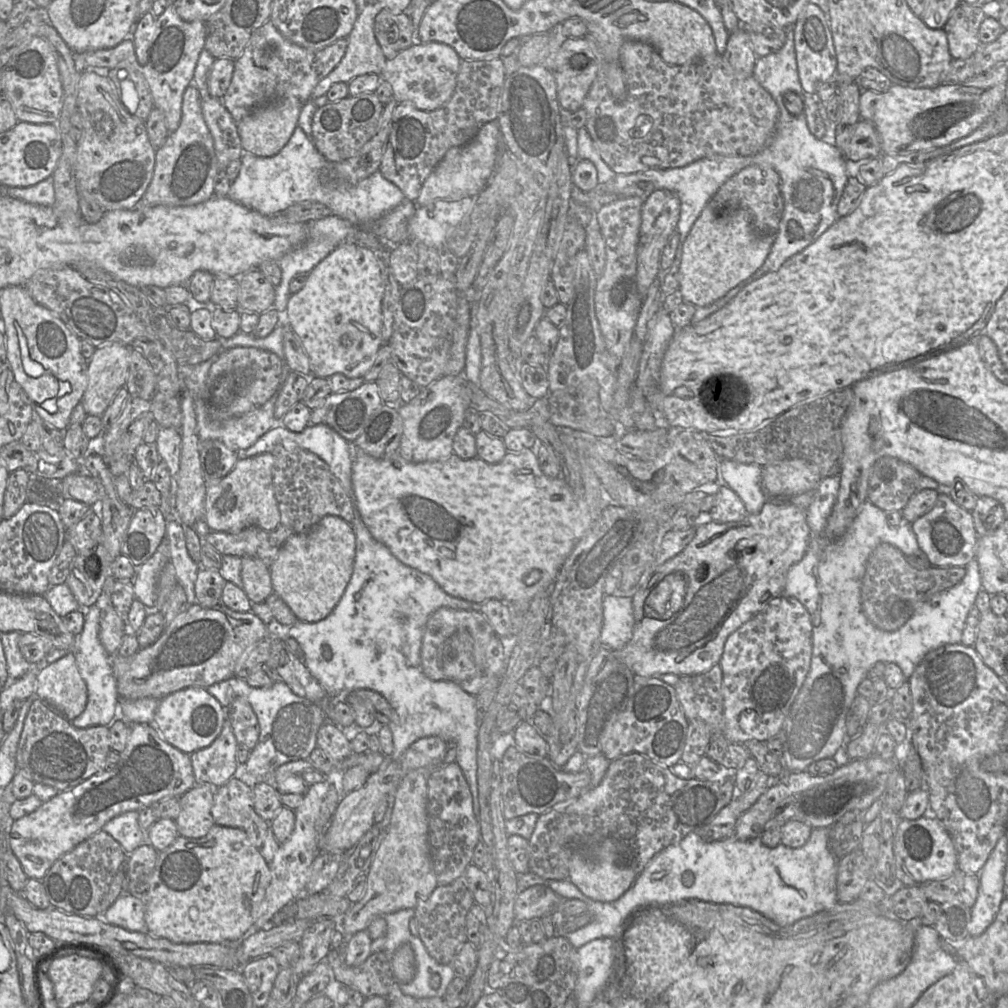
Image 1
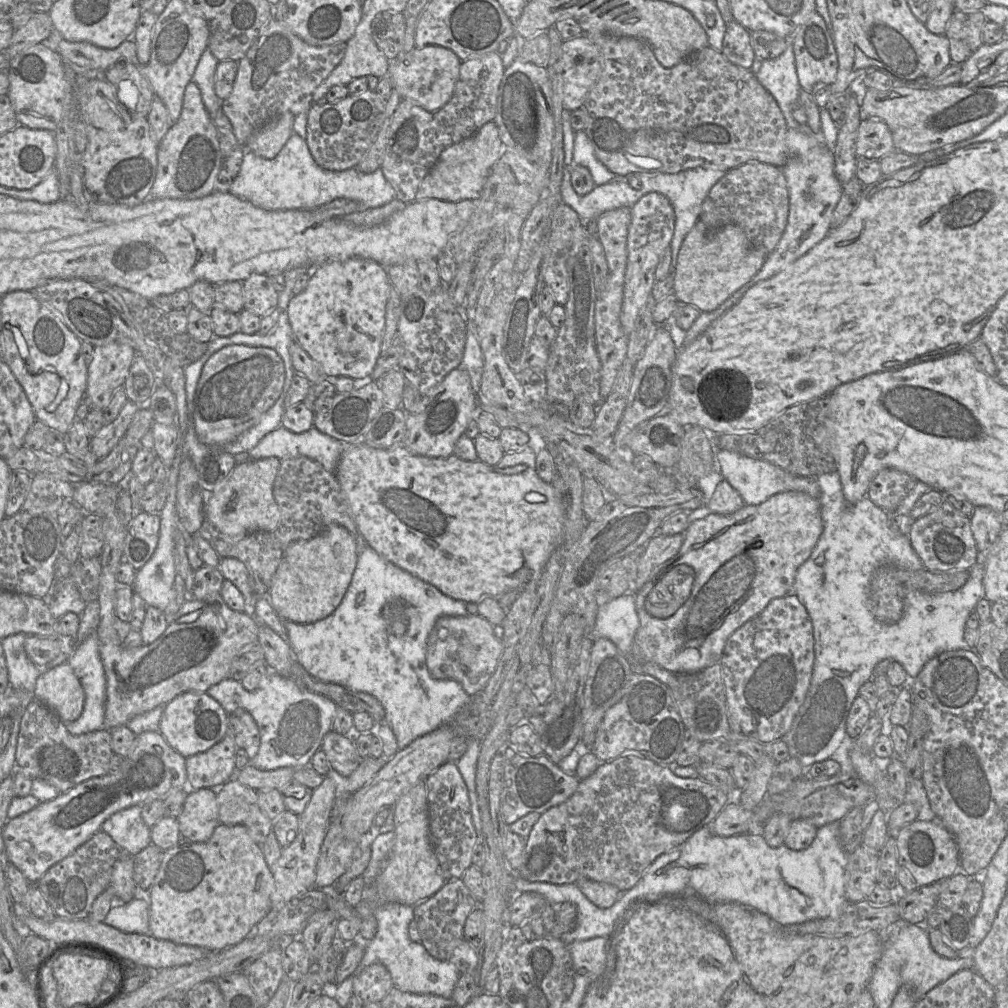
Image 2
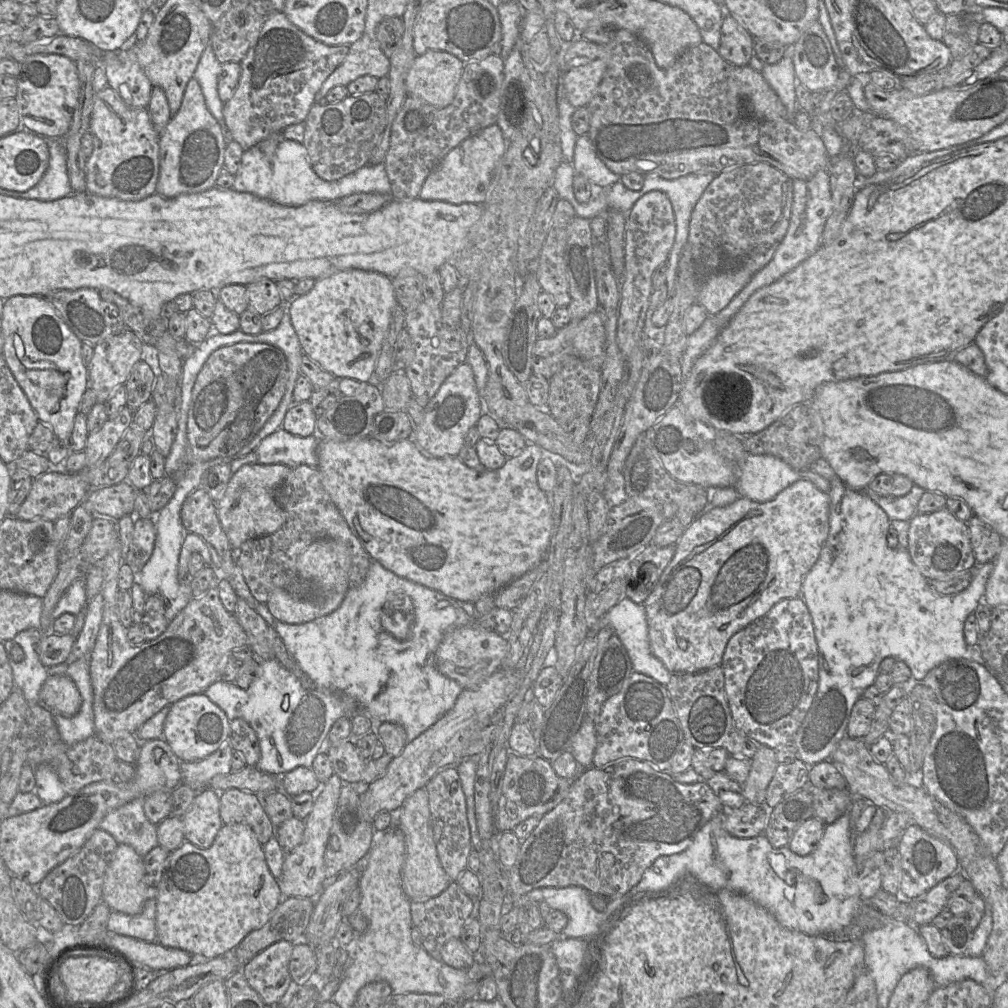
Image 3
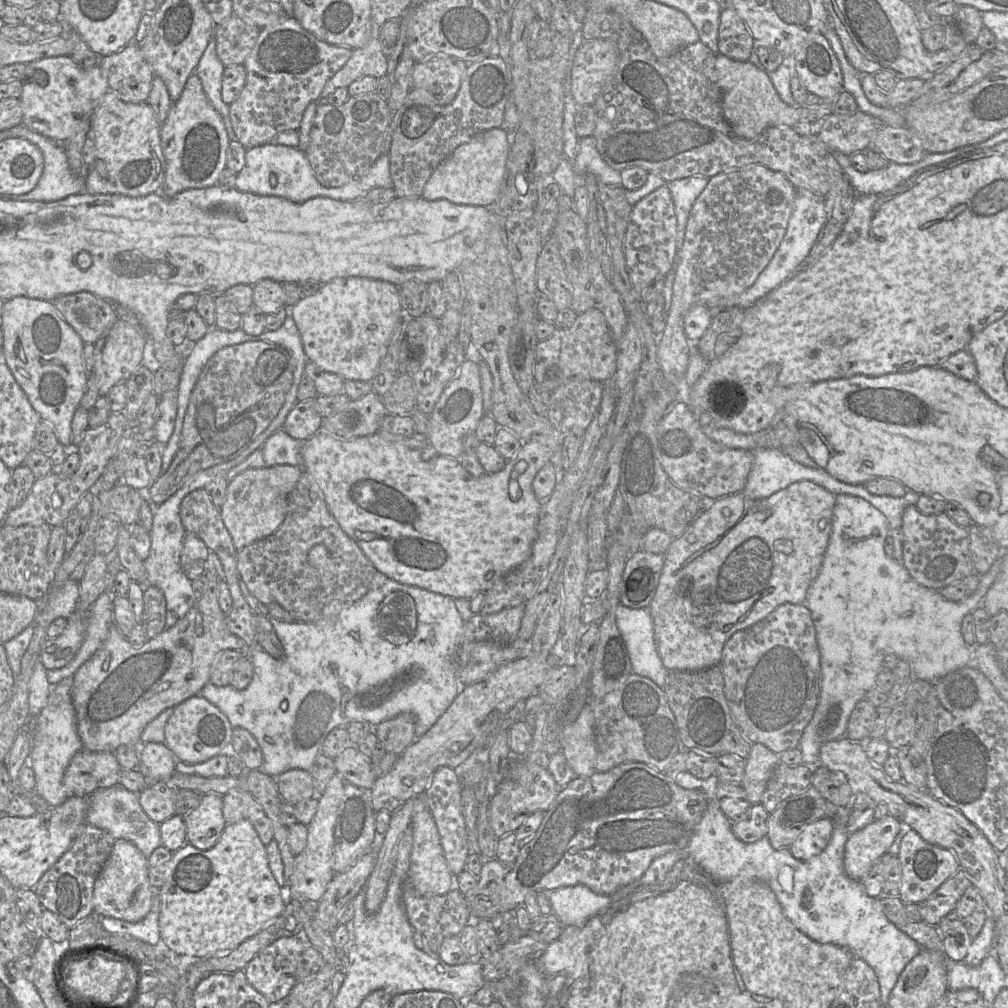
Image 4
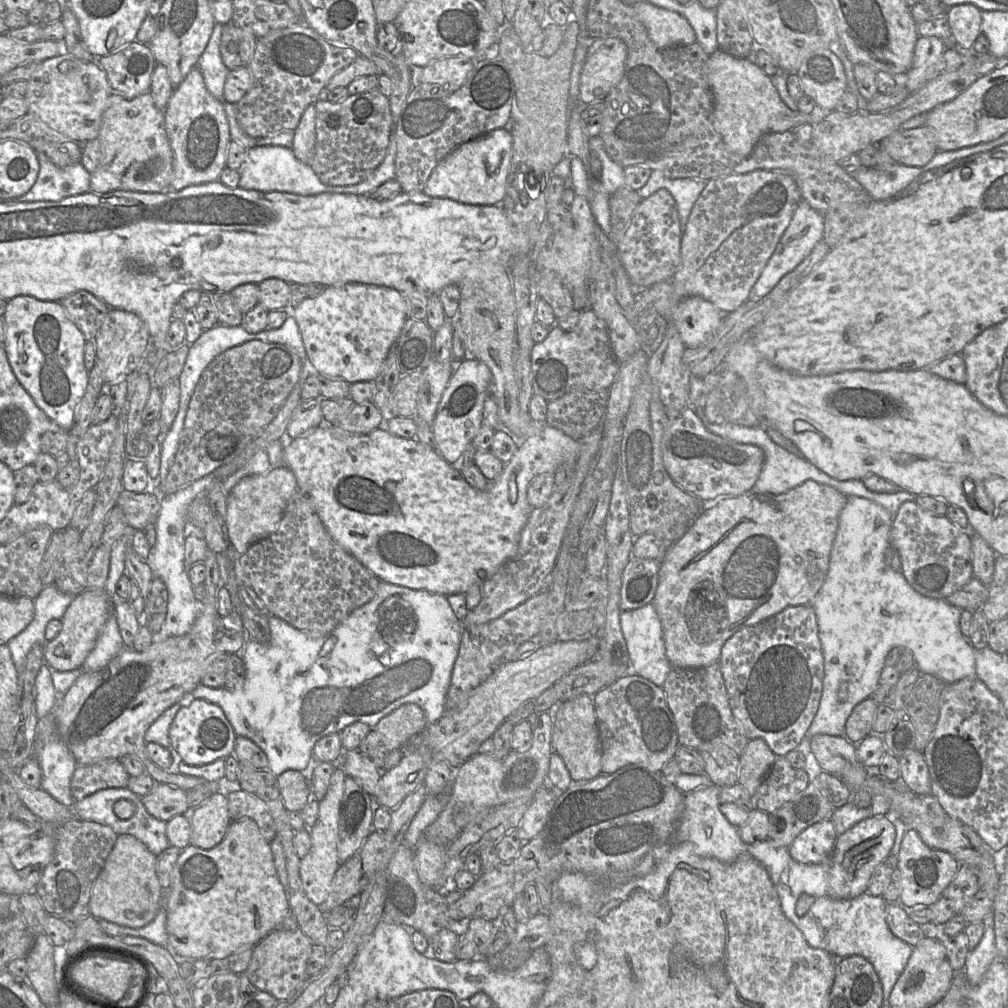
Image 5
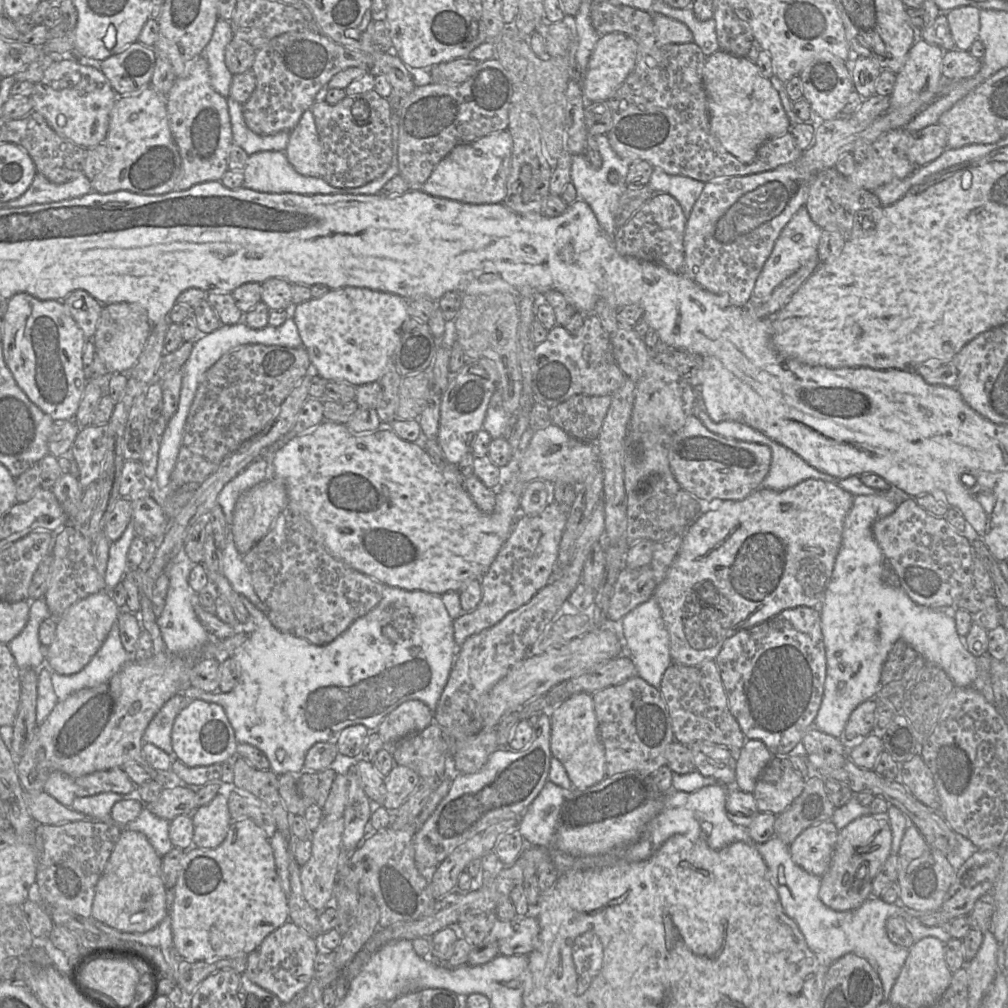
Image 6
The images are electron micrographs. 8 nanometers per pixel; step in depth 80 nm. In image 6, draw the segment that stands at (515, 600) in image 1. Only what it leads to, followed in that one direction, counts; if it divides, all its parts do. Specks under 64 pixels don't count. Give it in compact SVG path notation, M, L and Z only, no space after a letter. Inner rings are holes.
M324 420L313 430L305 434L294 435L288 441L282 441L281 444L282 446L272 456L272 477L281 480L285 484L289 499L288 503L296 503L299 506L299 510L303 512L305 518L312 524L332 556L348 567L382 583L384 586L400 588L406 591L423 591L436 595L443 595L450 591L460 592L470 581L480 580L487 573L501 547L508 539L518 517L522 516L520 512L520 497L528 483L535 479L541 479L552 484L565 482L574 486L581 486L585 481L592 480L599 469L597 449L592 442L576 440L558 426L550 424L542 430L533 432L517 471L508 480L501 483L497 491L494 491L496 495L494 511L486 514L476 506L463 485L451 483L444 477L429 454L422 448L420 441L405 441L399 438L389 427L381 426L374 432L357 434L345 424Z

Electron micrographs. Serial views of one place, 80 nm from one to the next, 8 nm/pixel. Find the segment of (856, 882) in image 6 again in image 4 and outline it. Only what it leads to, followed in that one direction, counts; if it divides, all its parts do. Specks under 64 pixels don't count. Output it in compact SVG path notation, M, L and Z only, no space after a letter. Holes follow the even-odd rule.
M887 814L851 833L844 851L844 870L848 877L860 881L872 864L888 852L899 831L900 821Z

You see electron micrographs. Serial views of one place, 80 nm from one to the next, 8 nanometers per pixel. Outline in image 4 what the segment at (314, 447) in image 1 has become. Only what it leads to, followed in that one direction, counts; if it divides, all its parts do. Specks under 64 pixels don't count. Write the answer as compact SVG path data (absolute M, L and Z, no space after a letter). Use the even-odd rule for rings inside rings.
M283 428L275 431L261 447L266 466L286 464L302 467L302 443L290 437Z

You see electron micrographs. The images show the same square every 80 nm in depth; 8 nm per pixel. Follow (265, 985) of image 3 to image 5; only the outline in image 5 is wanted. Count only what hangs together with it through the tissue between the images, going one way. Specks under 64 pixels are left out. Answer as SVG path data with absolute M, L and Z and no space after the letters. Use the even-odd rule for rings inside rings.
M300 928L294 931L274 930L254 946L245 973L256 988L271 994L278 1002L284 1001L308 977L306 967L313 945Z

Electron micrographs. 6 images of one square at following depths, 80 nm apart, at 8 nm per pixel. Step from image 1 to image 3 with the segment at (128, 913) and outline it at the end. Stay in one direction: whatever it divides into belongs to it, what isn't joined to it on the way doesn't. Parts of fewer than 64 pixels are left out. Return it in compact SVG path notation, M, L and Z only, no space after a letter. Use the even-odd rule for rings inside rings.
M154 892L146 900L140 914L126 915L111 911L107 921L107 931L129 936L146 942L156 942L156 898Z

